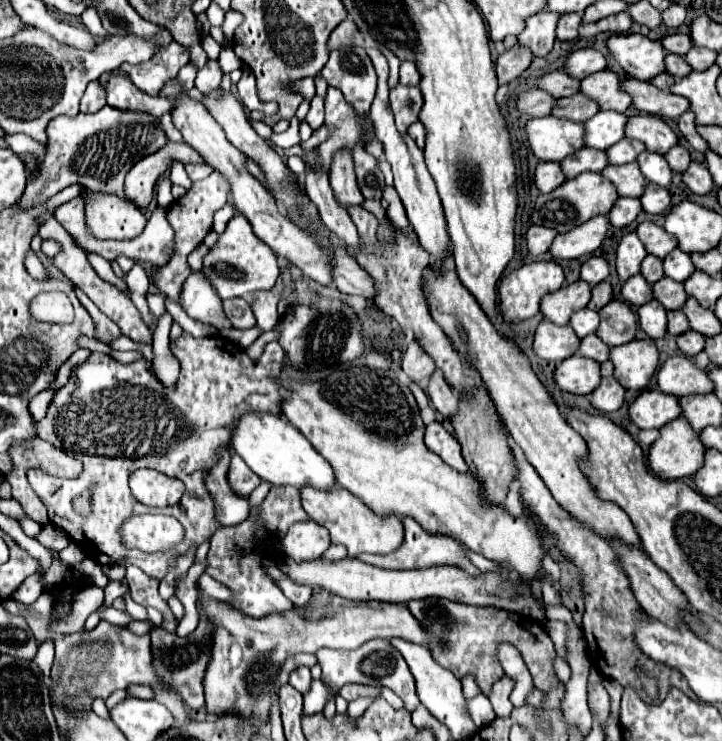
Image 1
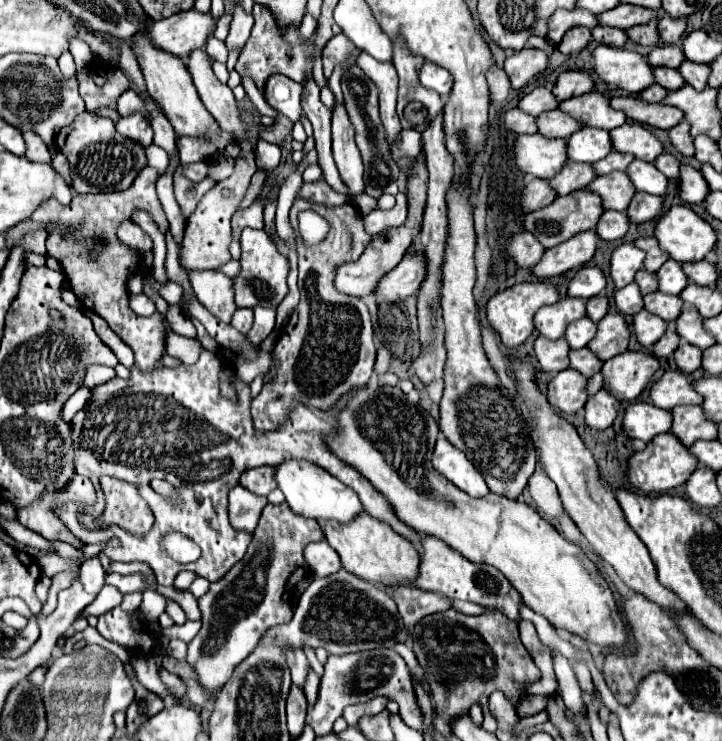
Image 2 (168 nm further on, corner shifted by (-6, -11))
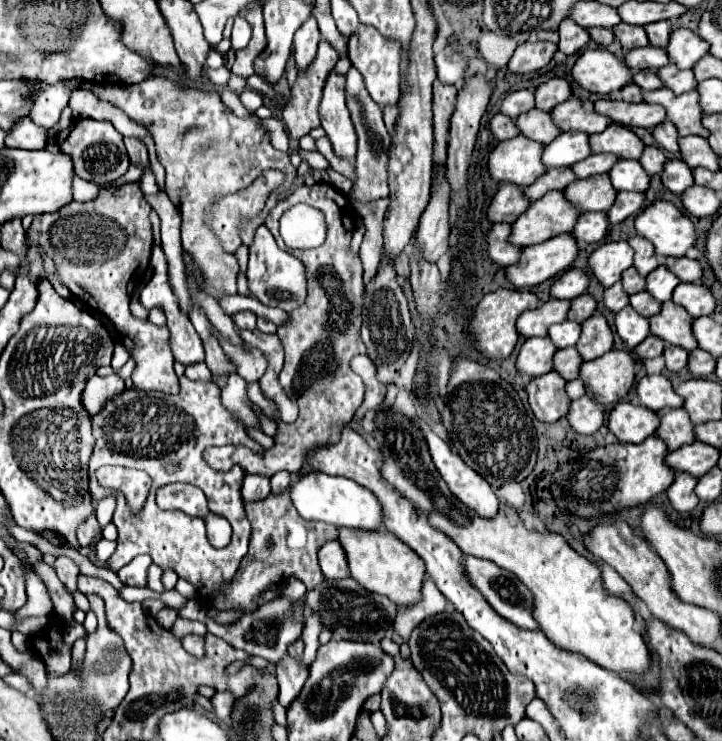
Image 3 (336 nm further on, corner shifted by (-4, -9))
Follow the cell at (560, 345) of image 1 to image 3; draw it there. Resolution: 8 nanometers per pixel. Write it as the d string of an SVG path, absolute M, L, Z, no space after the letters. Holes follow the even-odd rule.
M528 338L516 360L518 372L530 376L542 376L554 370L556 350L558 348L550 342L550 338Z

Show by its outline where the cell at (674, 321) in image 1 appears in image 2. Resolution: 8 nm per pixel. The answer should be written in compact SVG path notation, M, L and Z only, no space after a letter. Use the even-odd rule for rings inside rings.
M670 322L666 334L654 344L654 356L656 358L666 358L678 348L678 344L680 344L680 338L676 338L676 332L672 332L672 322Z

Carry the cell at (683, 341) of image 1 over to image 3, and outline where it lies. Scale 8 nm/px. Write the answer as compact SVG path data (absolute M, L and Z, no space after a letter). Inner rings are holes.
M666 346L664 358L666 358L666 368L670 372L680 372L688 366L688 352L678 350L678 346Z

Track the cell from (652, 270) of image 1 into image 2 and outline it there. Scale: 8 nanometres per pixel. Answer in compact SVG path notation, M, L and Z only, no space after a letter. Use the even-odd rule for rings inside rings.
M638 270L638 272L636 272L634 282L640 286L640 292L642 292L642 294L650 294L650 292L656 292L656 290L658 290L658 284L656 284L656 274L652 274L652 272Z

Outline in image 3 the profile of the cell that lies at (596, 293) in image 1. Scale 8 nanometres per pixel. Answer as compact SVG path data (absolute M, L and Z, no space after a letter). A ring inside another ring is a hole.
M582 294L580 298L574 298L574 300L572 300L568 318L582 324L584 320L588 320L588 318L596 312L596 306L598 306L598 304L596 304L596 300L594 300L590 294Z

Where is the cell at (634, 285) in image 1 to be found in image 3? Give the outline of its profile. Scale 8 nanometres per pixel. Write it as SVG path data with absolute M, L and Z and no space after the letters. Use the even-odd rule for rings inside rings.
M616 282L614 286L606 288L604 292L604 306L612 312L618 312L622 308L626 308L626 304L630 304L630 296L622 290L622 284Z

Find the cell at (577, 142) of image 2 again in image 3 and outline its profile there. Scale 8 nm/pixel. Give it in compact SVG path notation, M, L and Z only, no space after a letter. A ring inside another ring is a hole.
M562 132L554 142L544 148L542 162L548 168L572 166L592 154L590 134L586 132Z

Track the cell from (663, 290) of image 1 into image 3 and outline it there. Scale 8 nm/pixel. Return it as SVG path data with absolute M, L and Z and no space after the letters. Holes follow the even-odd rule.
M638 292L634 296L630 296L630 306L638 312L638 314L644 314L646 318L652 318L654 314L658 314L658 310L662 308L662 304L652 298L648 292Z

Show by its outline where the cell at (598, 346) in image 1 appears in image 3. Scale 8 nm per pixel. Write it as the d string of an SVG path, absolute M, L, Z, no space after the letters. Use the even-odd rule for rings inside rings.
M562 348L554 356L554 370L564 378L564 380L574 380L580 374L582 366L582 356L578 354L576 348Z

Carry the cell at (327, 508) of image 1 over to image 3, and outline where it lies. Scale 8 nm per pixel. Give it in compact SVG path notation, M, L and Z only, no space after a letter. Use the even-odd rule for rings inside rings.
M338 528L338 542L342 544L350 576L360 582L366 590L374 590L376 594L388 596L398 606L408 606L420 600L420 588L424 578L424 562L406 546L398 542L394 534L386 530L374 530L374 534L366 534L366 530L342 530Z

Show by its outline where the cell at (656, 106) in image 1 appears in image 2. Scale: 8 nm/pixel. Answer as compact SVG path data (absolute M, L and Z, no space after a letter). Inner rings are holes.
M632 96L612 98L610 106L614 110L624 112L626 118L630 118L638 124L646 124L646 126L662 128L662 130L672 128L674 124L678 124L684 118L684 114L678 108L664 106L664 104L650 104L640 98L632 98Z

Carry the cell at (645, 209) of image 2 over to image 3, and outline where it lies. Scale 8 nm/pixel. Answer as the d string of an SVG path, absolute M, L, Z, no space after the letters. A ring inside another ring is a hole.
M618 192L614 206L608 210L608 218L612 224L624 222L628 216L638 214L644 208L642 192Z

